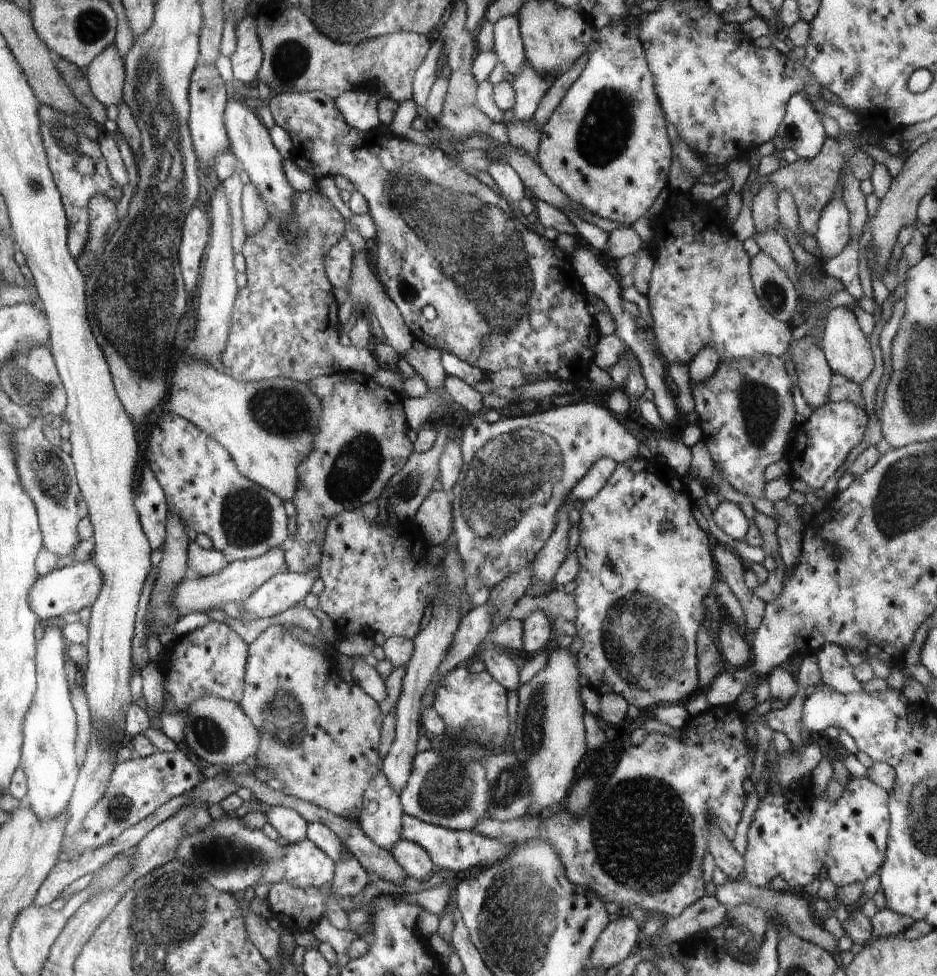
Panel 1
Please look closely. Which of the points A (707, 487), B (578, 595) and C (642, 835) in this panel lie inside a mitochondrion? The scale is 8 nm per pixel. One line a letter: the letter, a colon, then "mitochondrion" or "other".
A: other
B: other
C: mitochondrion

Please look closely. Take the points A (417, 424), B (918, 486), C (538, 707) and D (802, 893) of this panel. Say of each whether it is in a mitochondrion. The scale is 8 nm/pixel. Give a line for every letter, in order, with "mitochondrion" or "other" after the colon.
A: other
B: mitochondrion
C: mitochondrion
D: other

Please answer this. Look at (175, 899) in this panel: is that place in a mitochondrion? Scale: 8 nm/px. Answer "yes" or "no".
yes

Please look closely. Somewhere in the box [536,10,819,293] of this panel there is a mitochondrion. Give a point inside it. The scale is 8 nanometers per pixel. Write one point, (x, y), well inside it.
(606, 124)

